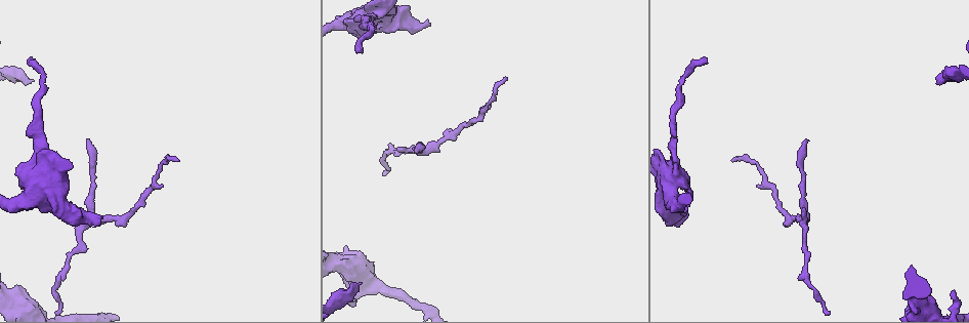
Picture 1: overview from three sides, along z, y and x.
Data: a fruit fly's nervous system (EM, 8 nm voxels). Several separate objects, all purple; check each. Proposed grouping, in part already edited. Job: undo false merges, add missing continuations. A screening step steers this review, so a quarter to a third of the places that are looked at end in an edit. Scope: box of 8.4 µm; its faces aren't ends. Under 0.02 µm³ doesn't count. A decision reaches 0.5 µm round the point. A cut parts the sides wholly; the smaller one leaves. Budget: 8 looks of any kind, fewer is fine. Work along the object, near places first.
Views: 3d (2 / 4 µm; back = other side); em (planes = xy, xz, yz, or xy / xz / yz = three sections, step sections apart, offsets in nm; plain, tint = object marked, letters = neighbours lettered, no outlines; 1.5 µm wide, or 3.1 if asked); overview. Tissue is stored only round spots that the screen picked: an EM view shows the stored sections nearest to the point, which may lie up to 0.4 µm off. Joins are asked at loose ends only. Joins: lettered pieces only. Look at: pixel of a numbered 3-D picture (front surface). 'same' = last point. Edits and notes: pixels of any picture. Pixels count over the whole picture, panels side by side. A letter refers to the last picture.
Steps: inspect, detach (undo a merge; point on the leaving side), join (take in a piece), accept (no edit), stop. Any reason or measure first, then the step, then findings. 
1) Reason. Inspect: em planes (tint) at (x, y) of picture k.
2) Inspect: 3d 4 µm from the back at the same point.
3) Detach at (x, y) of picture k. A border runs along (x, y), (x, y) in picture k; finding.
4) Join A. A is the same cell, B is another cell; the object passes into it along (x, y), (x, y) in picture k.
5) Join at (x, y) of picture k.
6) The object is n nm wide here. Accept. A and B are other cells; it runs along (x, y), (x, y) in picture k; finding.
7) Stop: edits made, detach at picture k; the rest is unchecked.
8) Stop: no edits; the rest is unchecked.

Branch stops here. Inspect: 3d 4 µm at (99, 217) of picture 1.

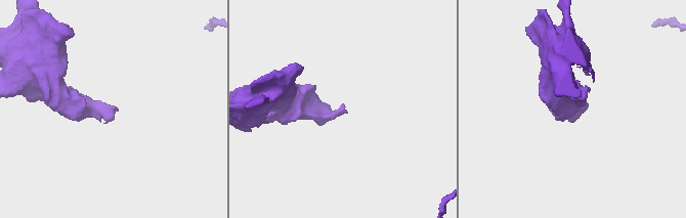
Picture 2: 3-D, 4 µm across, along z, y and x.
Inspect: em planes (letters) at (343, 104) of picture 2.

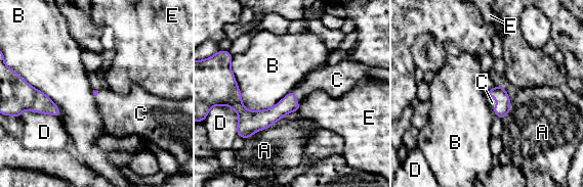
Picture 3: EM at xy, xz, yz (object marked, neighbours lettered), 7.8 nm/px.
Join C. C is the same cell, A, B, D and E are other cells; the object passes into it along (500, 95), (498, 105), (492, 102) in picture 3; the neuron continues.

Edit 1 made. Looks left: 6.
Free end. Inspect: 3d 2 µm at (806, 140) of picture 1.

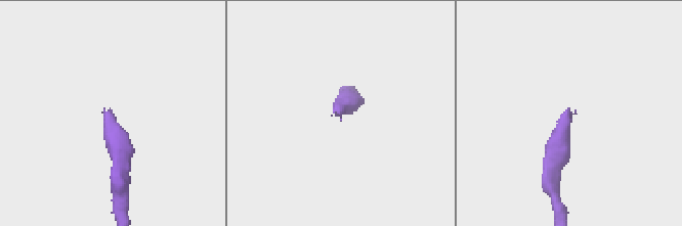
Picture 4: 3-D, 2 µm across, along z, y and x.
Inspect: em planes (plain) at (334, 113) of picture 4.

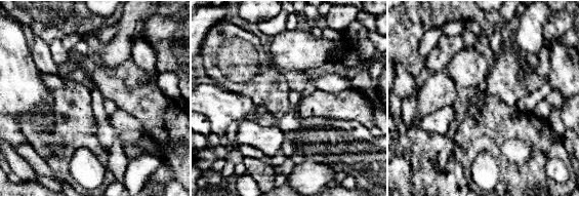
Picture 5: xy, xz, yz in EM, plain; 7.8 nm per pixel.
Inspect: em planes (letters) at the same point.

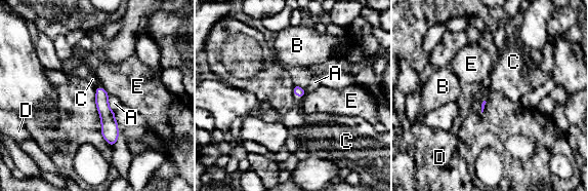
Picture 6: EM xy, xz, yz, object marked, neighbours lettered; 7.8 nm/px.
The longest contact is with A, 140 nm. Join C. C is the same cell, A, B, D and E are other cells; it goes on there.

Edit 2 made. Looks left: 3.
Inspect: overview.

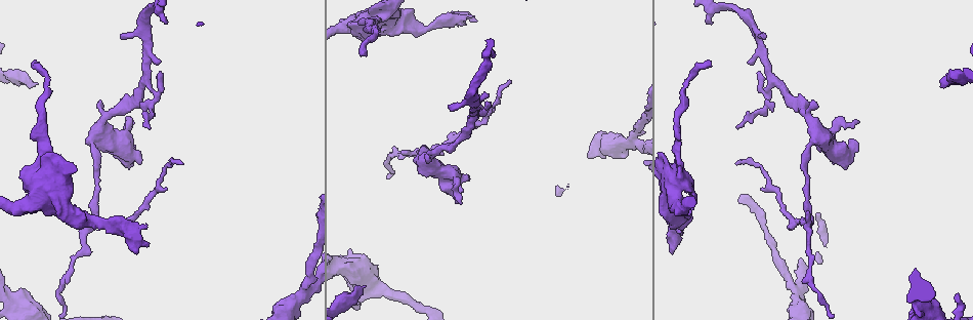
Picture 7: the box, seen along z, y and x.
Free end. Inspect: em planes (letters) at (942, 84) of picture 7.

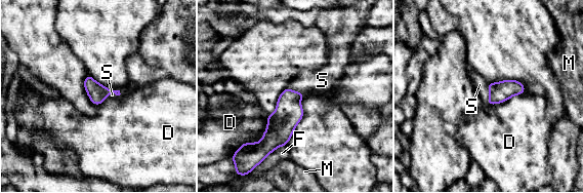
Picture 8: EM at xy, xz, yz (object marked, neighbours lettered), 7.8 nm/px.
The longest contact is with D, 300 nm. Join S. S is the same cell, D, F and M are other cells; the object passes into it along (500, 91), (490, 93), (480, 84) in picture 8; it goes on there.

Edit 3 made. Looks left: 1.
Stop: edits made, join at picture 3, join at picture 6, join at picture 8; the rest is unchecked.

